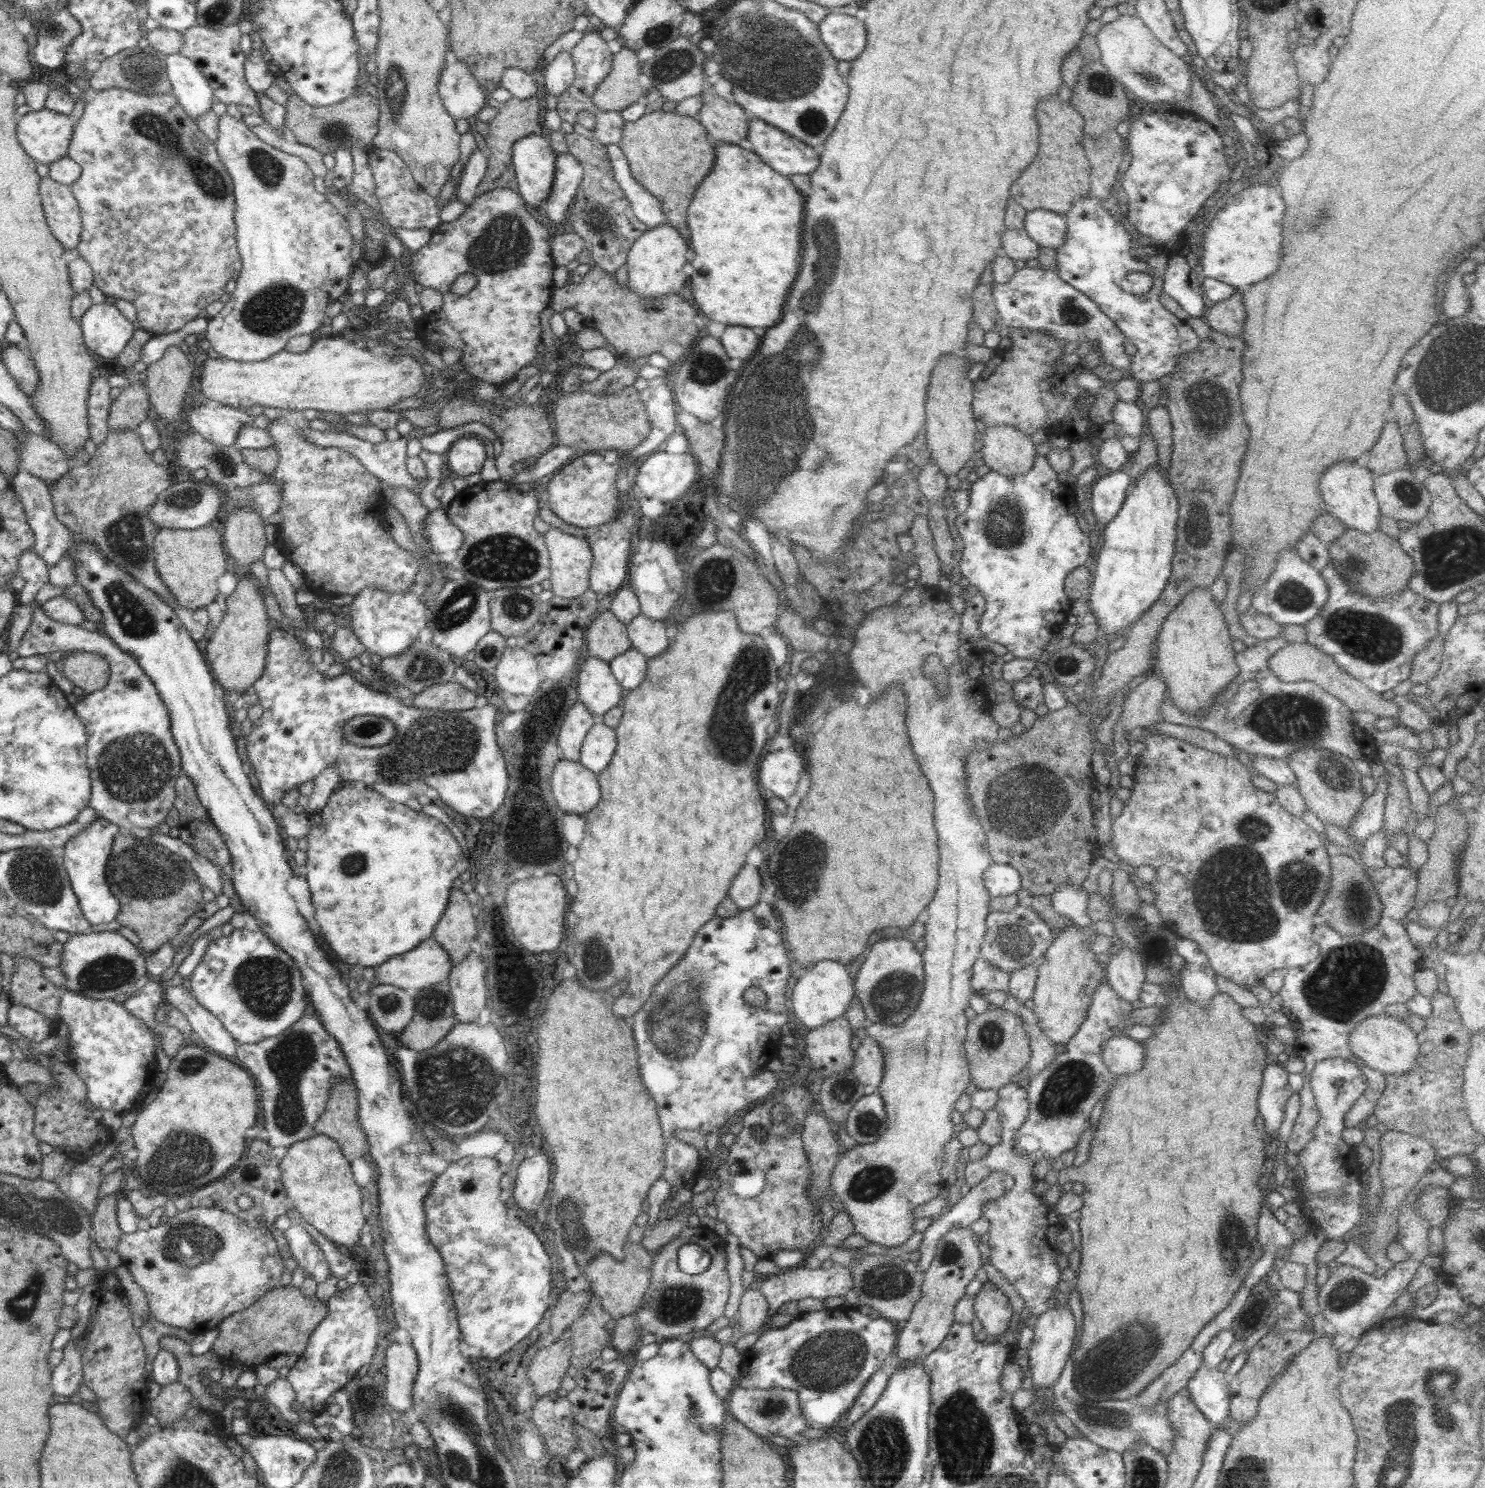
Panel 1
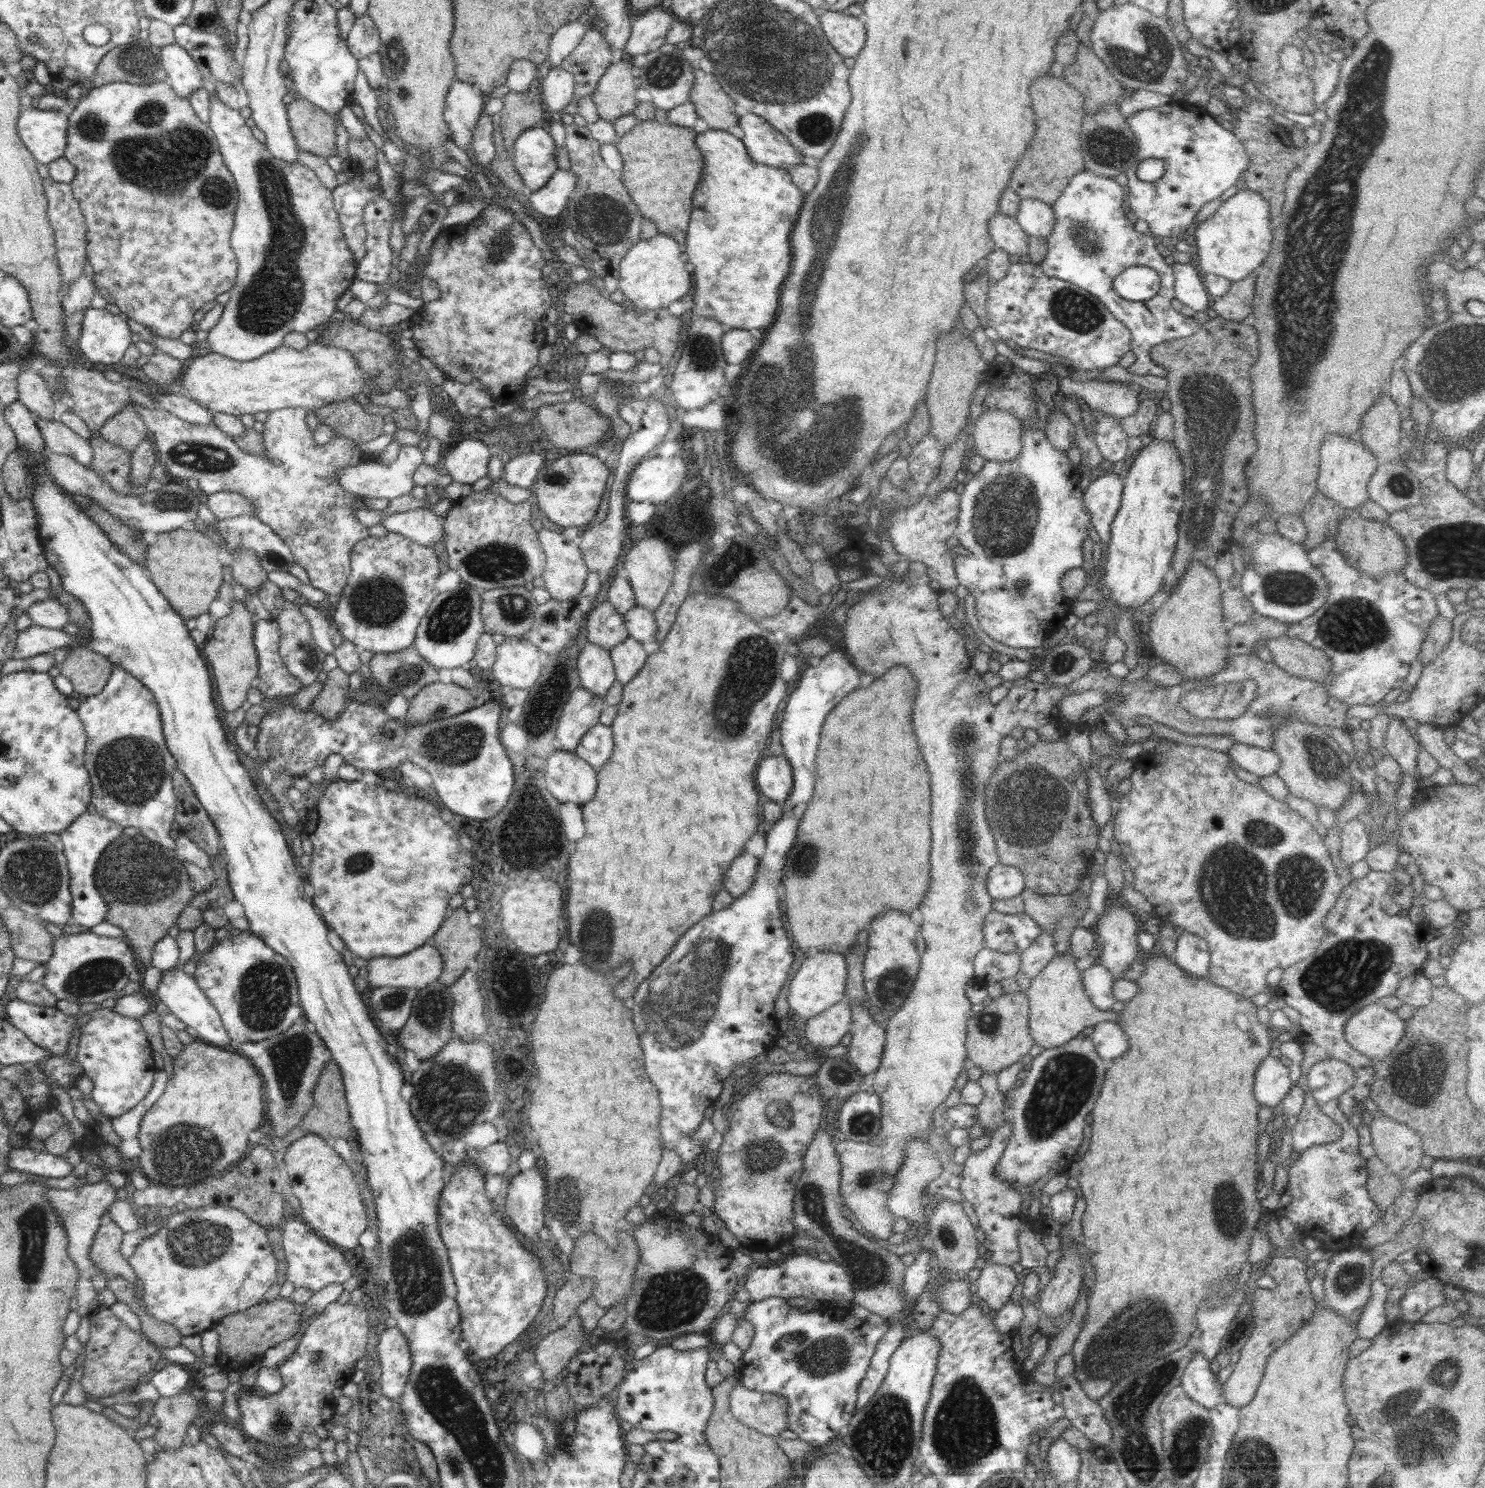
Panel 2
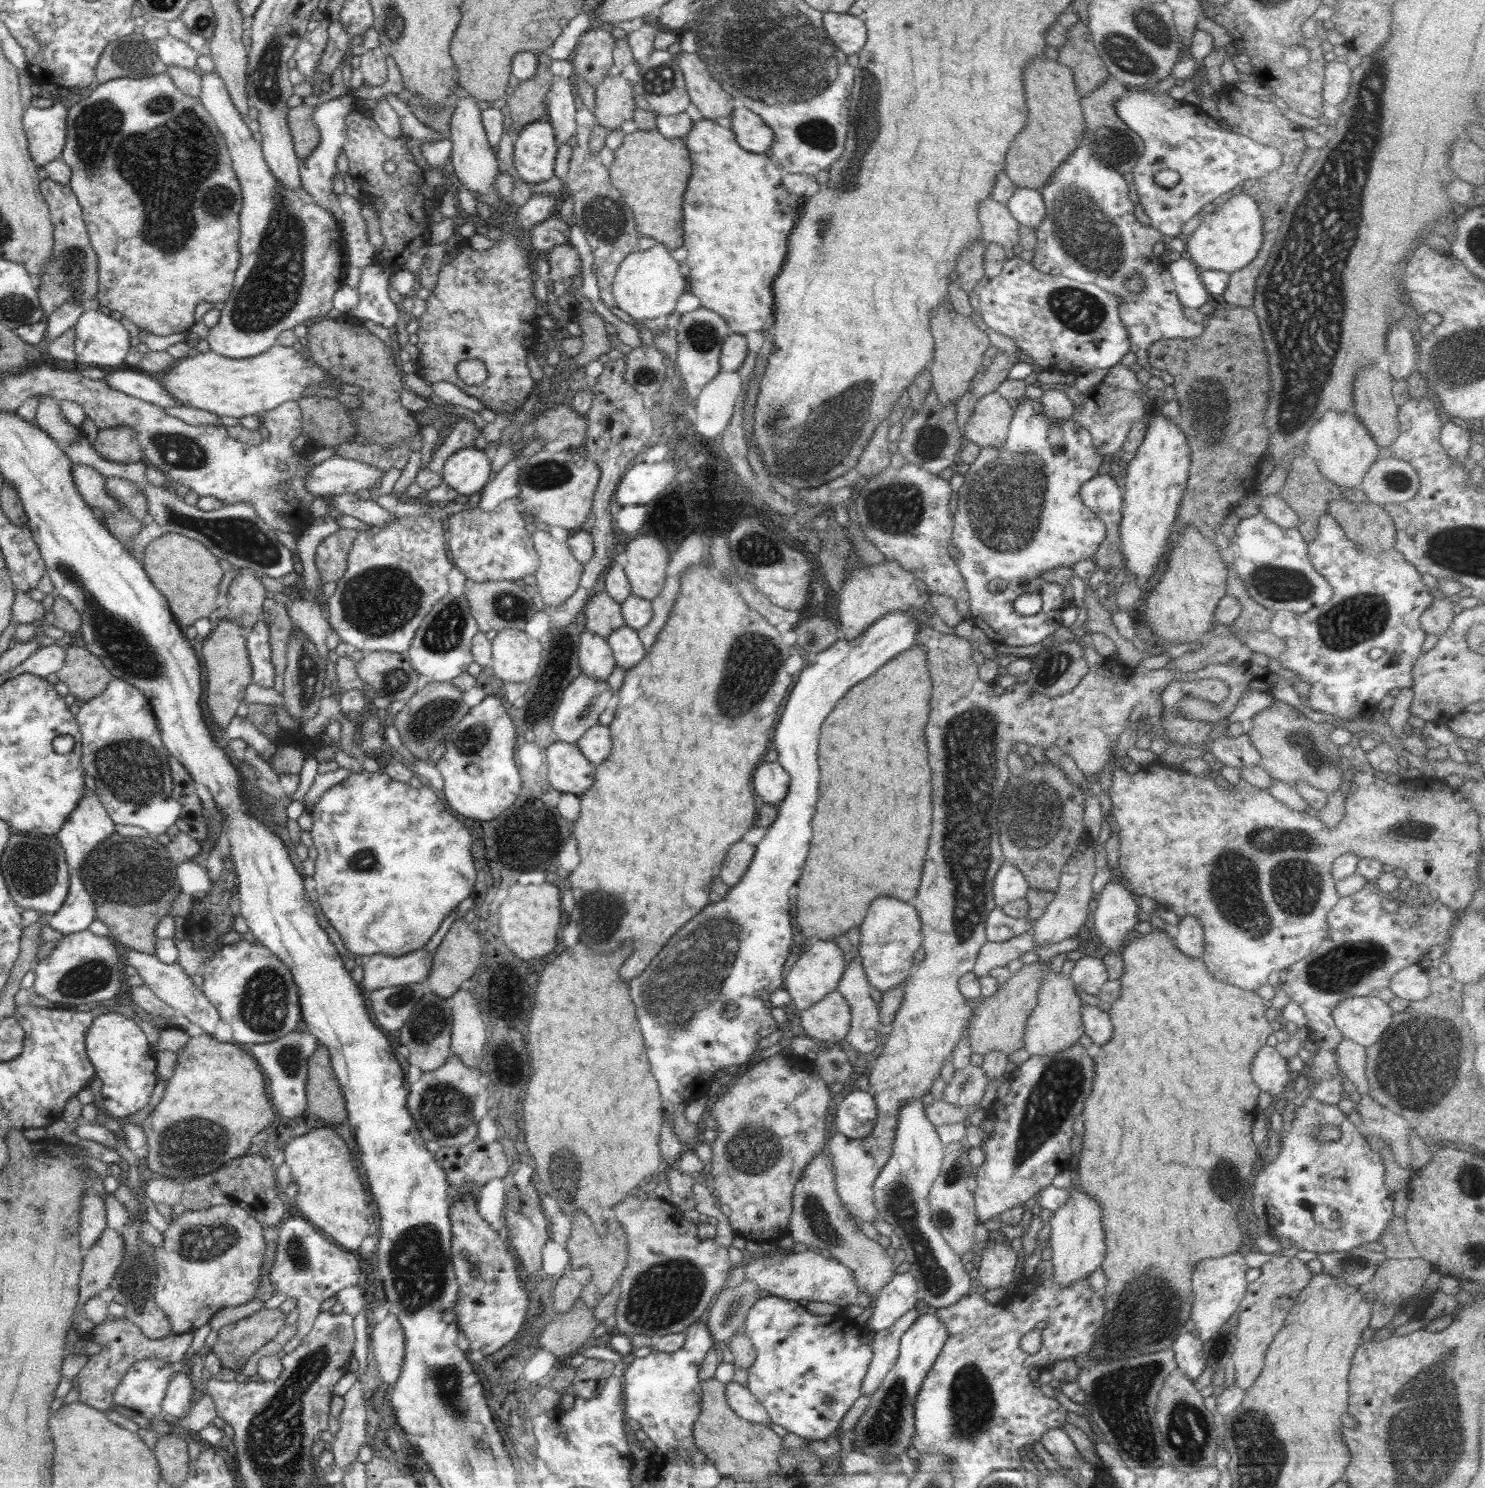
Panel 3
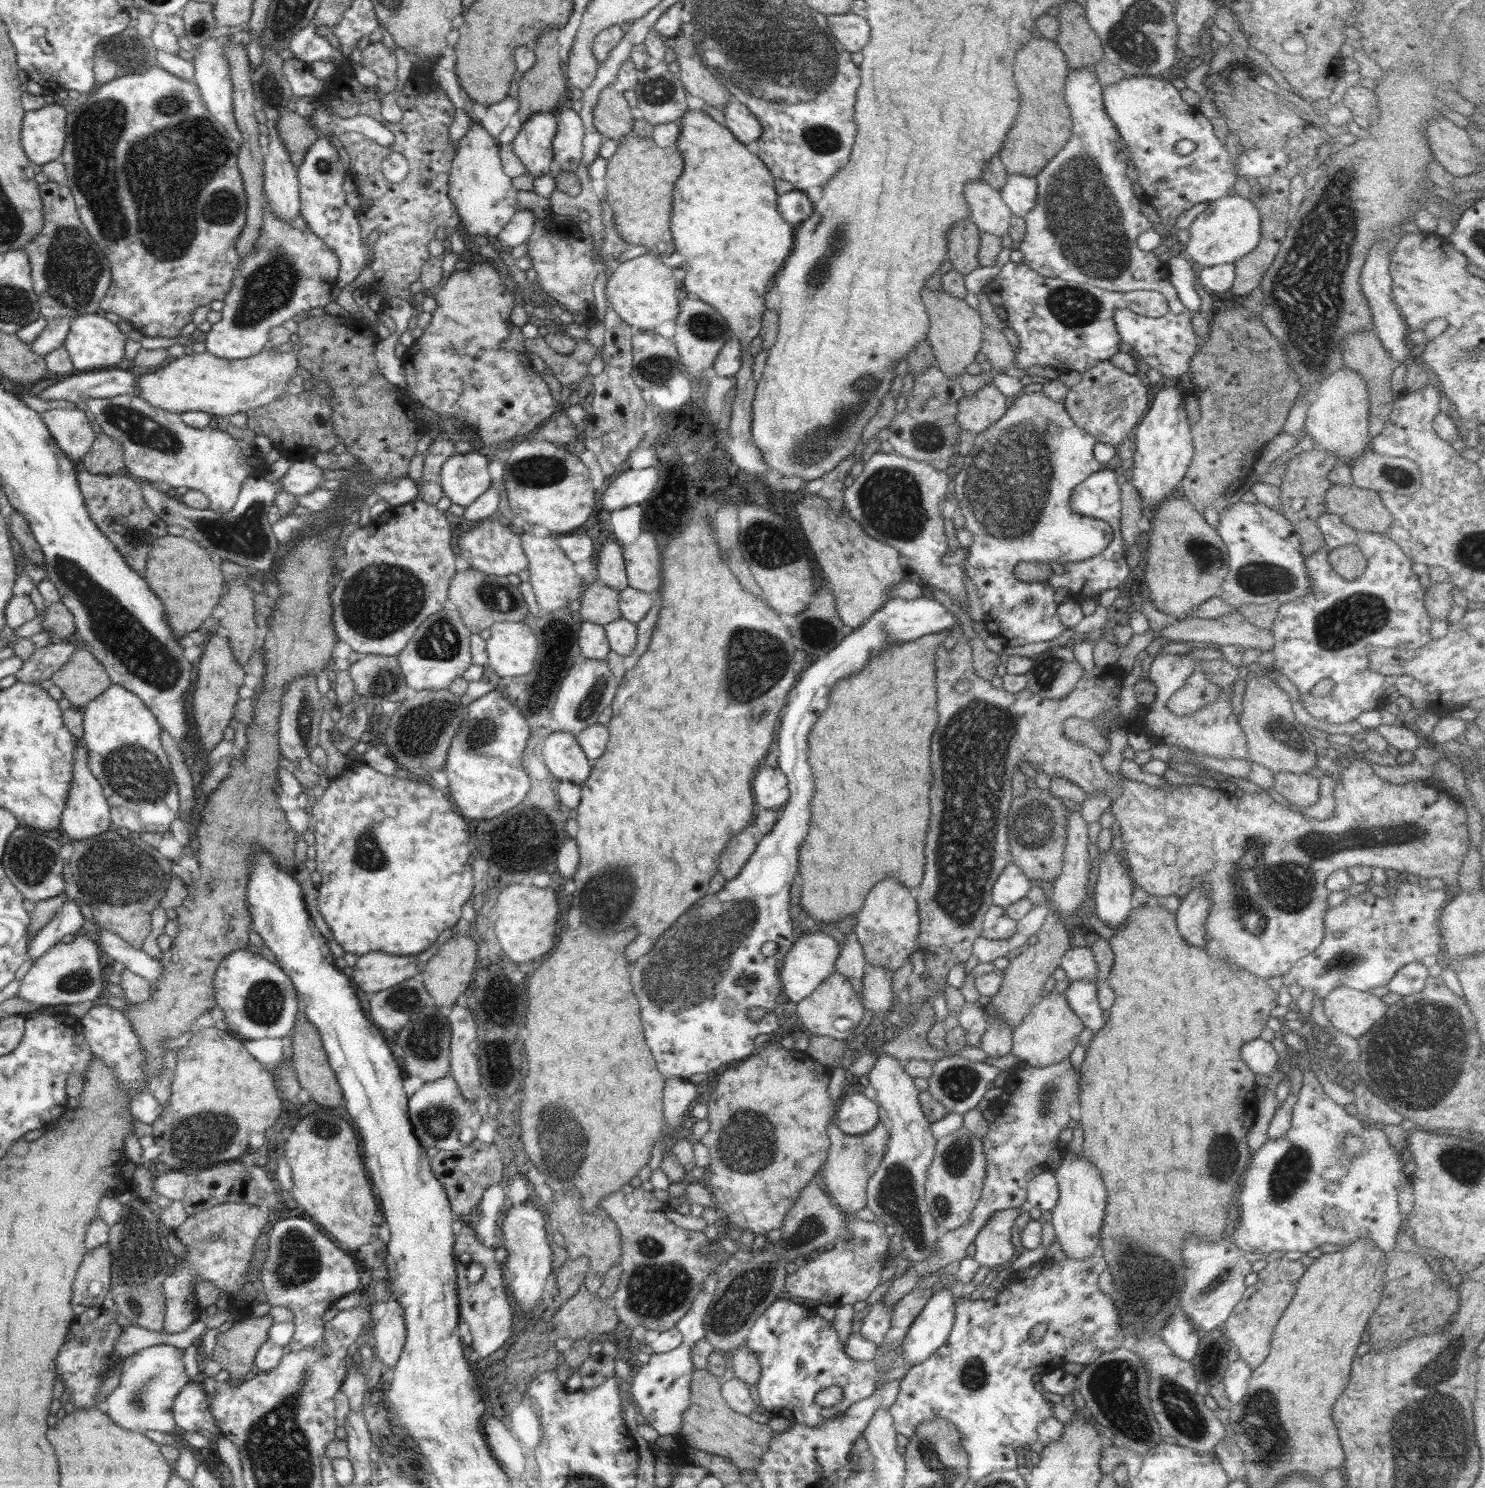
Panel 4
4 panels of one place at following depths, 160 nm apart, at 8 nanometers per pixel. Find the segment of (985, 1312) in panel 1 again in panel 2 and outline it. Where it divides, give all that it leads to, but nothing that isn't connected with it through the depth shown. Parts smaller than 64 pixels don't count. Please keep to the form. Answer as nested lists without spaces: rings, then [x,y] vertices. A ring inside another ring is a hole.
[[[987,1262],[980,1269],[974,1295],[978,1301],[988,1304],[987,1311],[992,1308],[997,1313],[1008,1302],[1017,1283],[1018,1274],[1011,1266]]]

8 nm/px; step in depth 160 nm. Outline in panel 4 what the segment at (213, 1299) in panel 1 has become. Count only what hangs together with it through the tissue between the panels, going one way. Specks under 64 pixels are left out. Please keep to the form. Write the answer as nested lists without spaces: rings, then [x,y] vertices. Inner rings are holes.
[[[228,1201],[192,1216],[187,1215],[187,1219],[175,1229],[176,1236],[186,1247],[186,1258],[177,1259],[176,1269],[170,1272],[169,1277],[163,1282],[166,1295],[166,1333],[176,1334],[187,1330],[204,1309],[195,1299],[196,1281],[209,1280],[220,1292],[226,1294],[243,1288],[256,1240],[267,1230],[271,1222],[272,1216],[267,1215],[258,1205]]]

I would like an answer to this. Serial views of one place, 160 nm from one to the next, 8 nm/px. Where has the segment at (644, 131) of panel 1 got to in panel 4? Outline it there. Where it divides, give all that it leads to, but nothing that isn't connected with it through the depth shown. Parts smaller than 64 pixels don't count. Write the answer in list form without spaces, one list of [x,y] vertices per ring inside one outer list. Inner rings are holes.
[[[632,134],[625,137],[626,141],[620,143],[616,152],[607,159],[607,206],[613,212],[614,228],[620,238],[630,246],[645,246],[648,253],[662,258],[675,252],[670,228],[672,188],[684,172],[684,161],[675,146],[658,146],[652,137]]]

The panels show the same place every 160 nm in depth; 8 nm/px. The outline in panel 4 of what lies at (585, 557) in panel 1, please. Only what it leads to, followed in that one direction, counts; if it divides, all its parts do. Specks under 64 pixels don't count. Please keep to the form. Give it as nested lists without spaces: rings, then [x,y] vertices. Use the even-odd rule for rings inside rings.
[[[524,531],[519,537],[529,562],[527,566],[530,572],[529,582],[533,586],[538,608],[548,608],[553,612],[566,608],[570,598],[576,594],[583,582],[574,569],[574,562],[562,552],[553,536],[536,537],[532,532]]]

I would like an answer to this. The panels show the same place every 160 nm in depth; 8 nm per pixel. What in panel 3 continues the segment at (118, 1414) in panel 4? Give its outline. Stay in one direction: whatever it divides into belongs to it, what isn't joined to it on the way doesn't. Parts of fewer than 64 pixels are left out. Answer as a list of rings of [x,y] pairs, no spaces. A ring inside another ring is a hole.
[[[140,1360],[140,1362],[136,1362],[122,1377],[122,1382],[116,1388],[113,1395],[114,1412],[129,1419],[133,1419],[134,1416],[144,1416],[151,1421],[153,1418],[162,1417],[161,1406],[172,1377],[173,1370],[170,1363],[164,1362],[164,1360]]]

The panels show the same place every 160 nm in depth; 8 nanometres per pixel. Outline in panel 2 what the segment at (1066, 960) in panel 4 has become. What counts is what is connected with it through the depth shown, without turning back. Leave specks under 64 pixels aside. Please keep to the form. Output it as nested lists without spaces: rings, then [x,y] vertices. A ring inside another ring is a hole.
[[[1099,964],[1092,965],[1083,972],[1082,985],[1092,1004],[1103,1011],[1115,1010],[1121,1003],[1113,995],[1114,978],[1107,968]]]

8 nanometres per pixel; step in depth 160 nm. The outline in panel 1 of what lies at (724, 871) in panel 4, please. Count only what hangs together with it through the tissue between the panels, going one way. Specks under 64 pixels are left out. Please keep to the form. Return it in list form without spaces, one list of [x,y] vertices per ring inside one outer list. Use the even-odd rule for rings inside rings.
[[[745,865],[732,880],[728,897],[738,906],[739,910],[750,910],[760,902],[762,878],[759,872],[754,866]]]

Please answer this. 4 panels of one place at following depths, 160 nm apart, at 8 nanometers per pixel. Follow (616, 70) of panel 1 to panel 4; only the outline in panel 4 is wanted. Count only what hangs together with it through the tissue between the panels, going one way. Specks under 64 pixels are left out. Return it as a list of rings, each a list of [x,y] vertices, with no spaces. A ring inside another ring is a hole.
[[[612,84],[601,90],[593,110],[594,130],[608,138],[616,139],[632,133],[636,117],[636,111],[628,105],[623,93],[616,90]]]

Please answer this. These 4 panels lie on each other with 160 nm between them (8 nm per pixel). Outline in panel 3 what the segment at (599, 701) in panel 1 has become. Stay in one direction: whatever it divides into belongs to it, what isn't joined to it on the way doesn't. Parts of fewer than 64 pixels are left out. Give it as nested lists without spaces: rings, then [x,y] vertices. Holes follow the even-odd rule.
[[[588,630],[580,635],[579,652],[582,672],[601,681],[606,681],[617,664],[607,640]]]

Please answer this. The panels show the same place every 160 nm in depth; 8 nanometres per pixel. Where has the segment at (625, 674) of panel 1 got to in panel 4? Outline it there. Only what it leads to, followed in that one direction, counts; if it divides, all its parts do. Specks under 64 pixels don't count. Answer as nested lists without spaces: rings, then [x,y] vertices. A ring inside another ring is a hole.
[[[620,617],[603,627],[611,650],[614,650],[616,654],[621,654],[623,657],[634,654],[634,647],[640,641],[637,623]]]

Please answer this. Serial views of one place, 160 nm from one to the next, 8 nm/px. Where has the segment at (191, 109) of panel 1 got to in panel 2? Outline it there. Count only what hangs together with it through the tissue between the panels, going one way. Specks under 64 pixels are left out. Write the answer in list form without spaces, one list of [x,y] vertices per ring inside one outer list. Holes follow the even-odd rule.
[[[178,44],[159,47],[161,63],[166,69],[166,81],[172,90],[181,97],[188,98],[190,93],[202,87],[202,78],[194,59]]]

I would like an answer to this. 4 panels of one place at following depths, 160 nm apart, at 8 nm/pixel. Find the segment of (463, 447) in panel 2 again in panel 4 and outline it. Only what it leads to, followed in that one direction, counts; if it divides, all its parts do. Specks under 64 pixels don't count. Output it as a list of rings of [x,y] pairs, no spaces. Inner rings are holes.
[[[478,450],[454,453],[441,466],[438,481],[443,495],[453,504],[468,507],[490,488],[488,464],[491,458]]]

